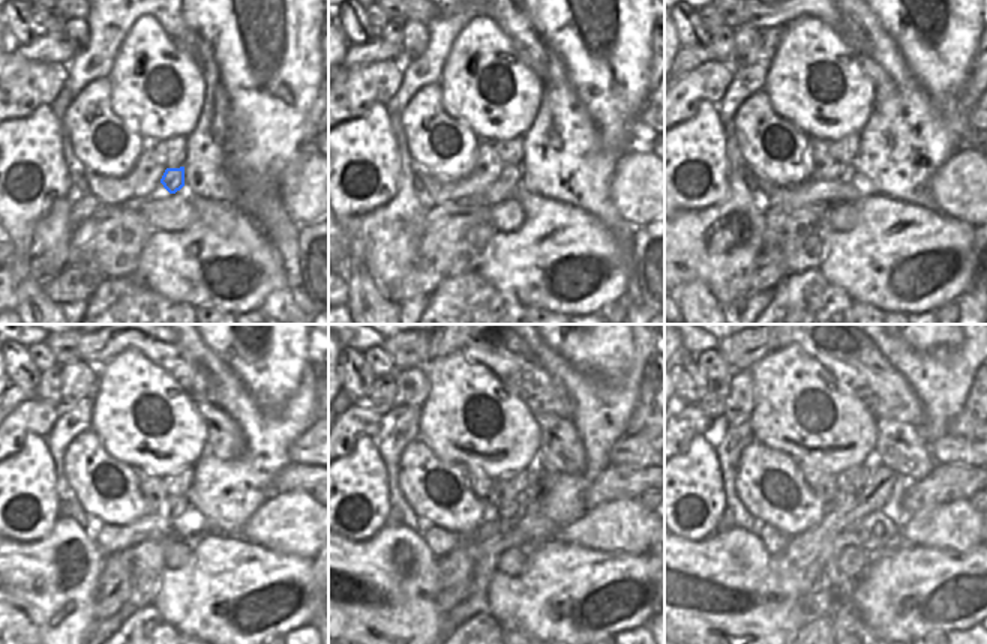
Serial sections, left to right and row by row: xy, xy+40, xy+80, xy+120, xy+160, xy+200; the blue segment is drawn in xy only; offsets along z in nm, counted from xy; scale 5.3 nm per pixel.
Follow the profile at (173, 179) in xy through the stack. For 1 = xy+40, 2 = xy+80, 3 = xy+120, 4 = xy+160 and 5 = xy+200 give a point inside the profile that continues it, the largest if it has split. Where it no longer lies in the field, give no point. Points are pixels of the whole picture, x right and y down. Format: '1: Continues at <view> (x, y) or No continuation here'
1: Continues at xy+40 (510, 174)
2: Continues at xy+80 (846, 173)
3: Continues at xy+120 (171, 508)
4: Continues at xy+160 (507, 508)
5: Continues at xy+200 (843, 500).

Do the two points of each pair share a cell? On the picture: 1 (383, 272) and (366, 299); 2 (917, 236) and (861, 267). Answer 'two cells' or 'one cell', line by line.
1: two cells
2: one cell

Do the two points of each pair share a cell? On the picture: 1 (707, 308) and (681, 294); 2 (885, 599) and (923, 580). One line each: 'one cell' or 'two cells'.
1: one cell
2: one cell

